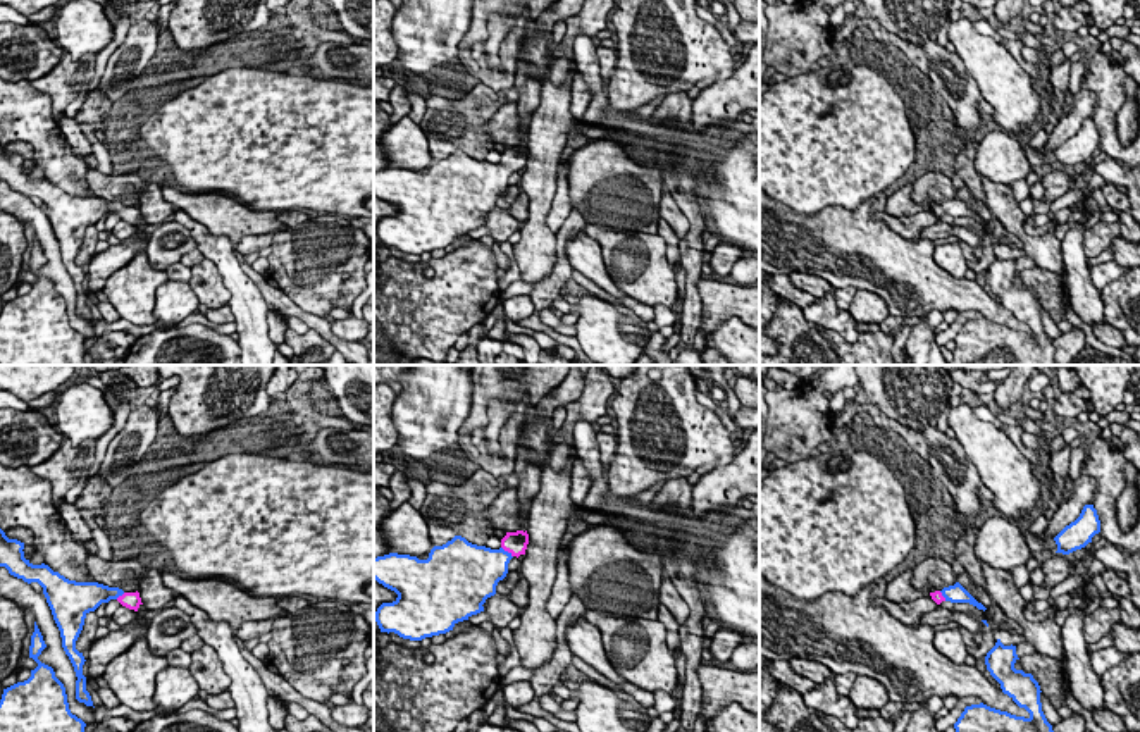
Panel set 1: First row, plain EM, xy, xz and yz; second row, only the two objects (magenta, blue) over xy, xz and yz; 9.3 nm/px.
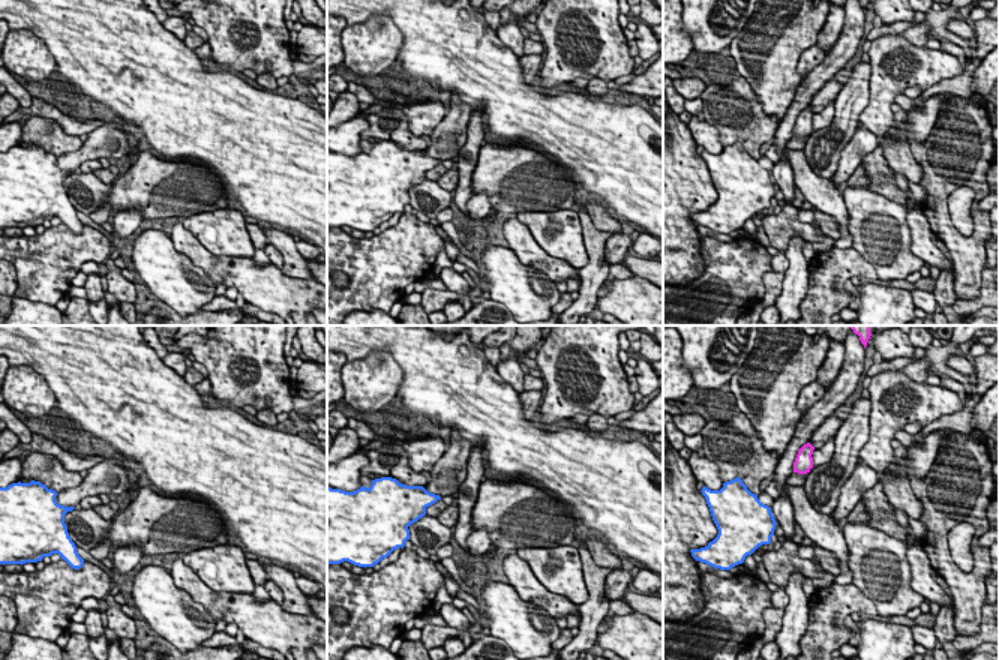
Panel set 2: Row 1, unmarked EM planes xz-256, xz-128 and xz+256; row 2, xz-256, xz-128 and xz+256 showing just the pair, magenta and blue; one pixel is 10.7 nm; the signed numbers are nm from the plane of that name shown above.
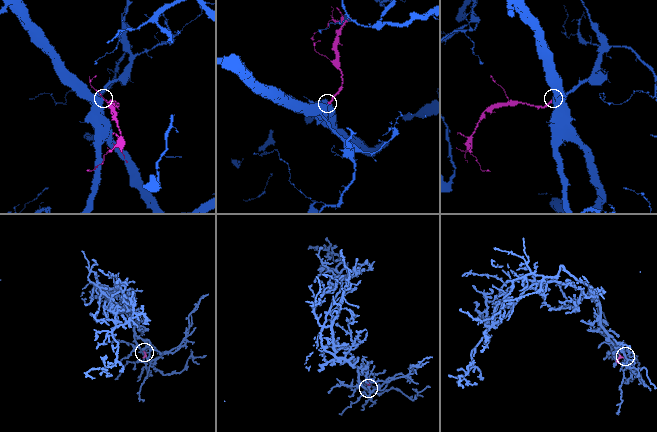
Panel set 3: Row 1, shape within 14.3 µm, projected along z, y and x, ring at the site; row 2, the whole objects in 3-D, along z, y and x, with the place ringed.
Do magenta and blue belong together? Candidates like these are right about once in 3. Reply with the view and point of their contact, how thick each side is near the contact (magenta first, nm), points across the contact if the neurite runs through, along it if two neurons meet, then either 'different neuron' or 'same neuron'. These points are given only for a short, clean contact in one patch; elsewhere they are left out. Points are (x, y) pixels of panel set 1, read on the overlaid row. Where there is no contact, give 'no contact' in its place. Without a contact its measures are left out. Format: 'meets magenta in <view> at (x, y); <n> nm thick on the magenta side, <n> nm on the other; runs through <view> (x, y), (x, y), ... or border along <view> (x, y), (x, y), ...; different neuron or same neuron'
meets magenta in xz at (507, 550); 220 nm thick on the magenta side, 360 nm on the other; runs through xz (515, 543), (507, 550), (486, 567); same neuron

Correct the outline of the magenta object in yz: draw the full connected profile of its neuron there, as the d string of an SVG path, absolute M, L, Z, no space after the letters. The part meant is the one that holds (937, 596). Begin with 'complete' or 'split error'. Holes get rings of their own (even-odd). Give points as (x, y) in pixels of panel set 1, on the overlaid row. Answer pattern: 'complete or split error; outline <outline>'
split error; outline M959 582L954 586L944 587L942 591L930 592L932 599L940 605L942 601L951 603L970 603L978 610L987 610L982 603L978 603Z

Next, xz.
split error; outline M527 530L506 532L499 549L455 536L434 546L427 560L398 553L374 558L374 579L398 594L375 611L381 632L422 641L453 630L458 622L484 611L482 605L496 594L510 560L525 555L527 544Z

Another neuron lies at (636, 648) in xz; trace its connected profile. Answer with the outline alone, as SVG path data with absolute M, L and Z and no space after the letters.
M585 610L584 618L601 632L608 661L627 682L654 692L672 692L678 675L660 620L613 617Z

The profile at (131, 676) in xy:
M139 637L127 651L114 658L102 675L121 704L134 711L153 711L157 675L167 667L165 656L155 656L146 637Z

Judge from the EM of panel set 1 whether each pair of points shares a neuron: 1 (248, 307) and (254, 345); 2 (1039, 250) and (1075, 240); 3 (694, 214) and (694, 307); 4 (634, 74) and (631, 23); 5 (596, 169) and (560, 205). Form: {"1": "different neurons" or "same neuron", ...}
{"1": "same neuron", "2": "different neurons", "3": "same neuron", "4": "same neuron", "5": "different neurons"}

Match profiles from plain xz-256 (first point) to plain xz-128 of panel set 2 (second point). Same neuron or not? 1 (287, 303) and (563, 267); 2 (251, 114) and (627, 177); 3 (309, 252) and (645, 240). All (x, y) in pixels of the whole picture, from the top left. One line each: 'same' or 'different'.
1: same
2: same
3: same

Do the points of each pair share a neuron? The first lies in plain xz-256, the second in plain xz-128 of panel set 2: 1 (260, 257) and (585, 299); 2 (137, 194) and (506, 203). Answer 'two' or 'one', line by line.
1: one
2: one

